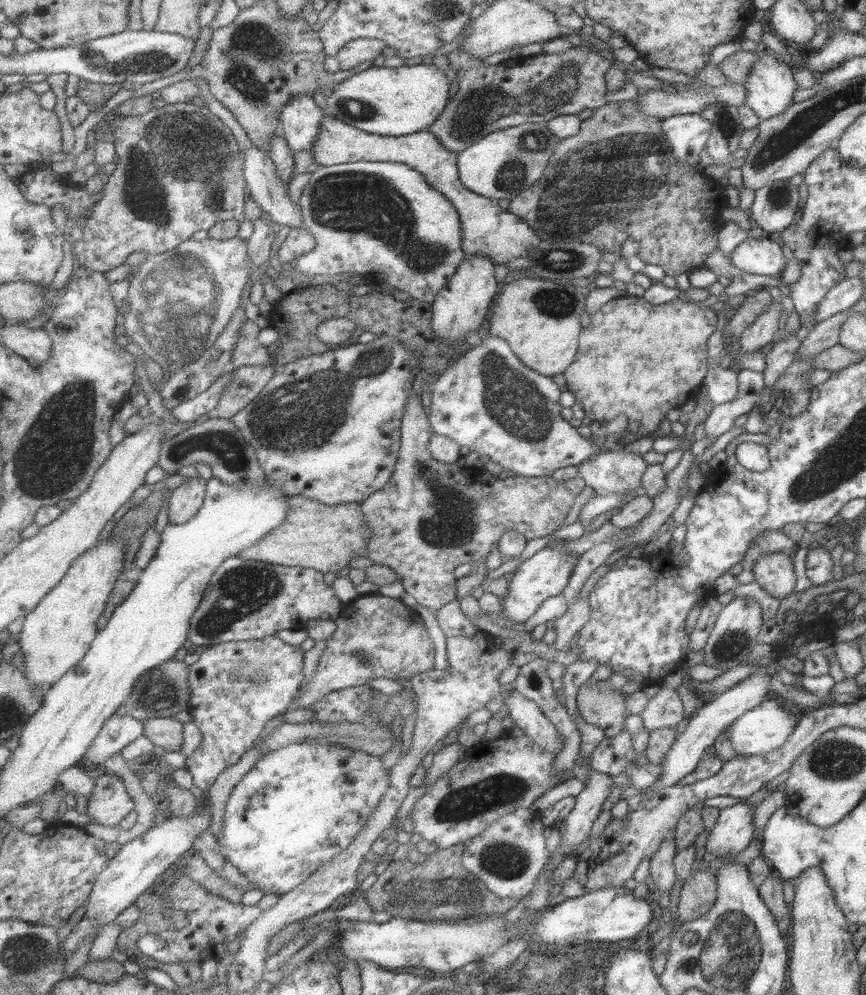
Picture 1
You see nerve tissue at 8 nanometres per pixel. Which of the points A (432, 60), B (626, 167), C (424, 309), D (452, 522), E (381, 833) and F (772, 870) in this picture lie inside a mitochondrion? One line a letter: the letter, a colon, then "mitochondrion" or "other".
A: other
B: mitochondrion
C: other
D: mitochondrion
E: other
F: other

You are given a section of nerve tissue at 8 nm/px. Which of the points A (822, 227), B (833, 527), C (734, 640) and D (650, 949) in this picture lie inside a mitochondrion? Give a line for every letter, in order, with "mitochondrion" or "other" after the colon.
A: other
B: other
C: mitochondrion
D: other

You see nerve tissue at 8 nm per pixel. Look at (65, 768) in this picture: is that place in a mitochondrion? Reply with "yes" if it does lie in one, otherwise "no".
no

